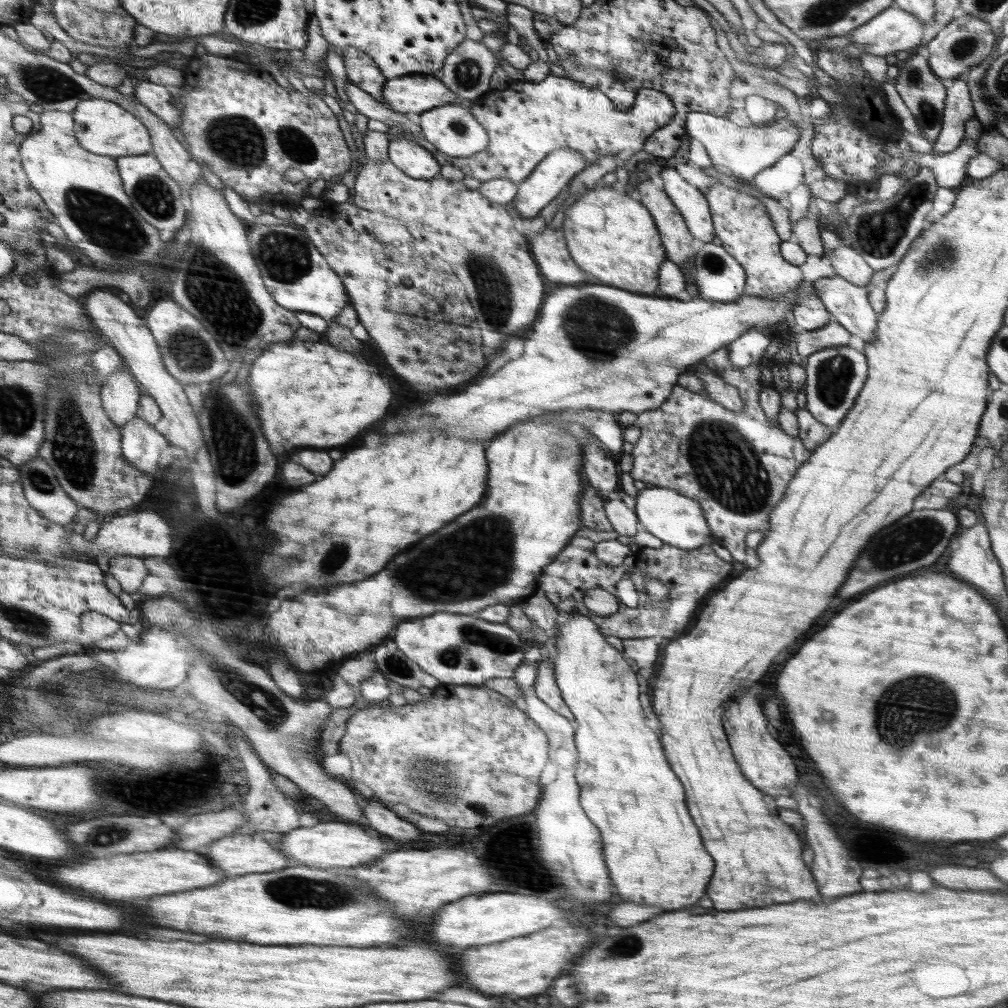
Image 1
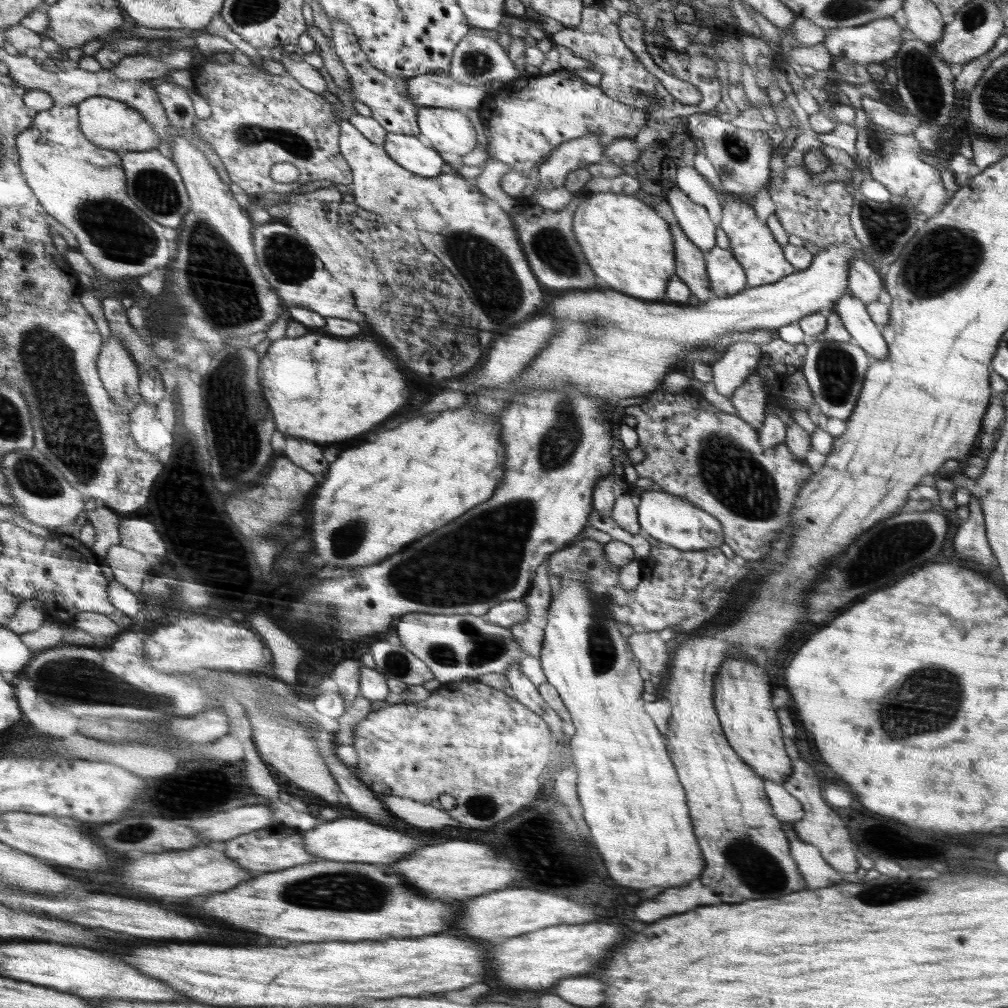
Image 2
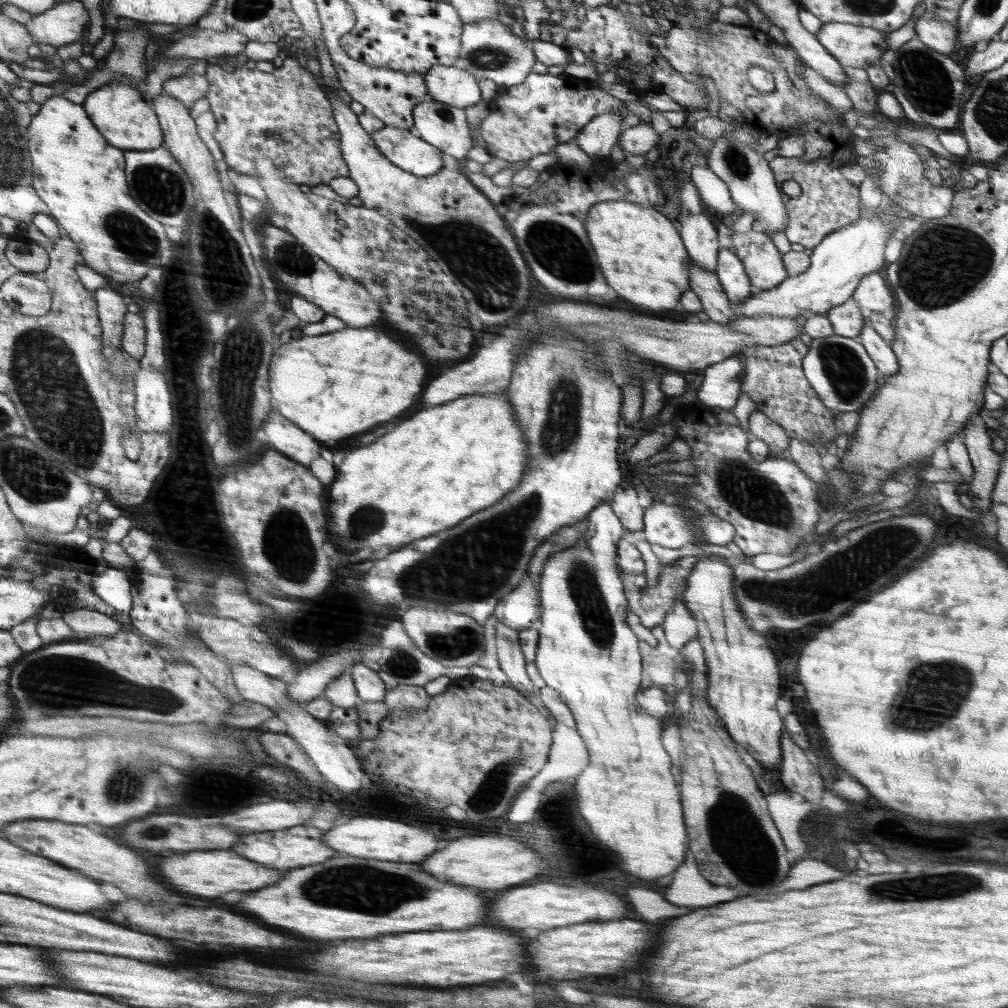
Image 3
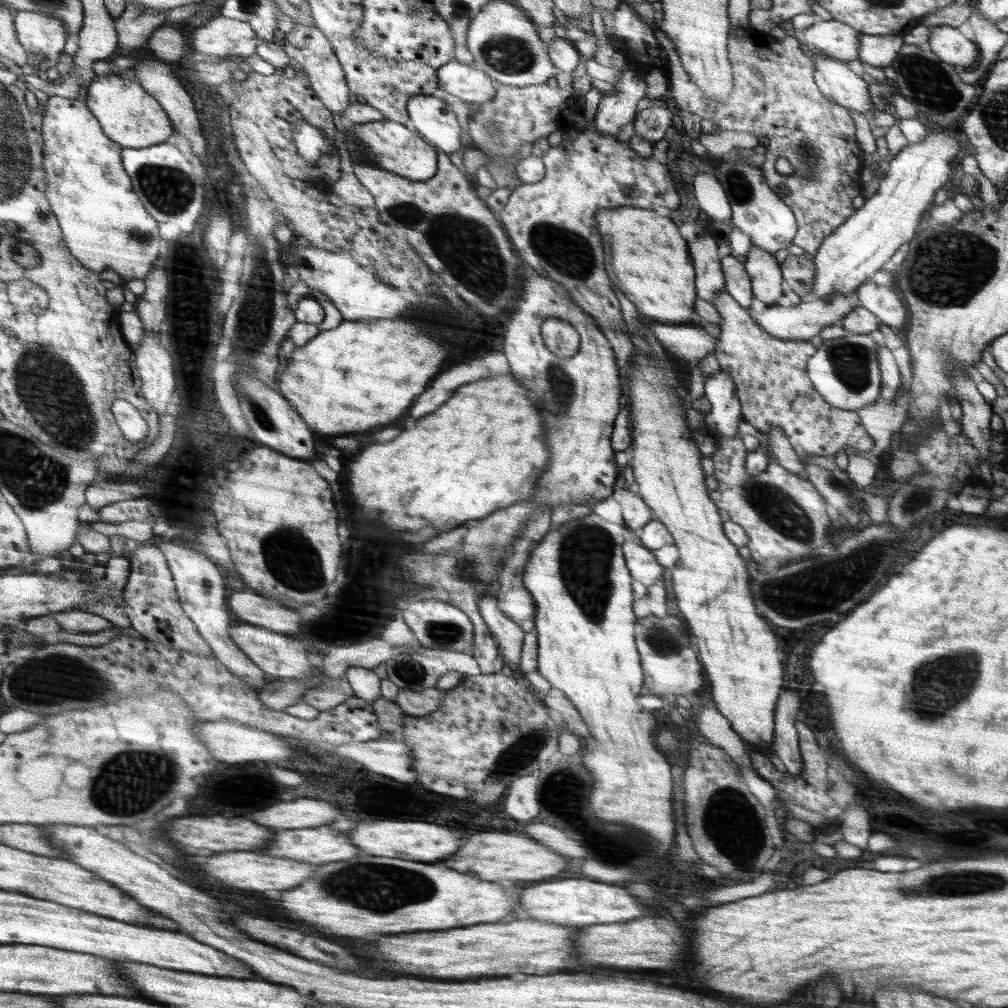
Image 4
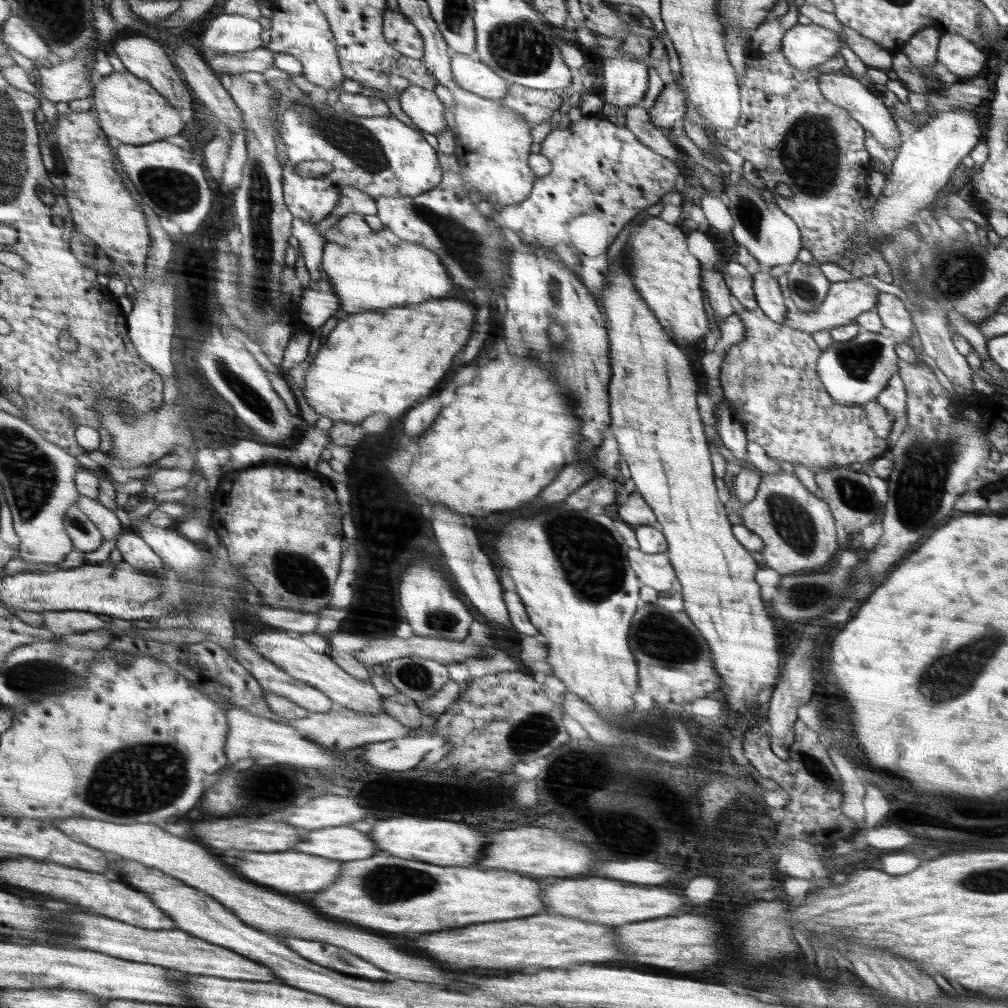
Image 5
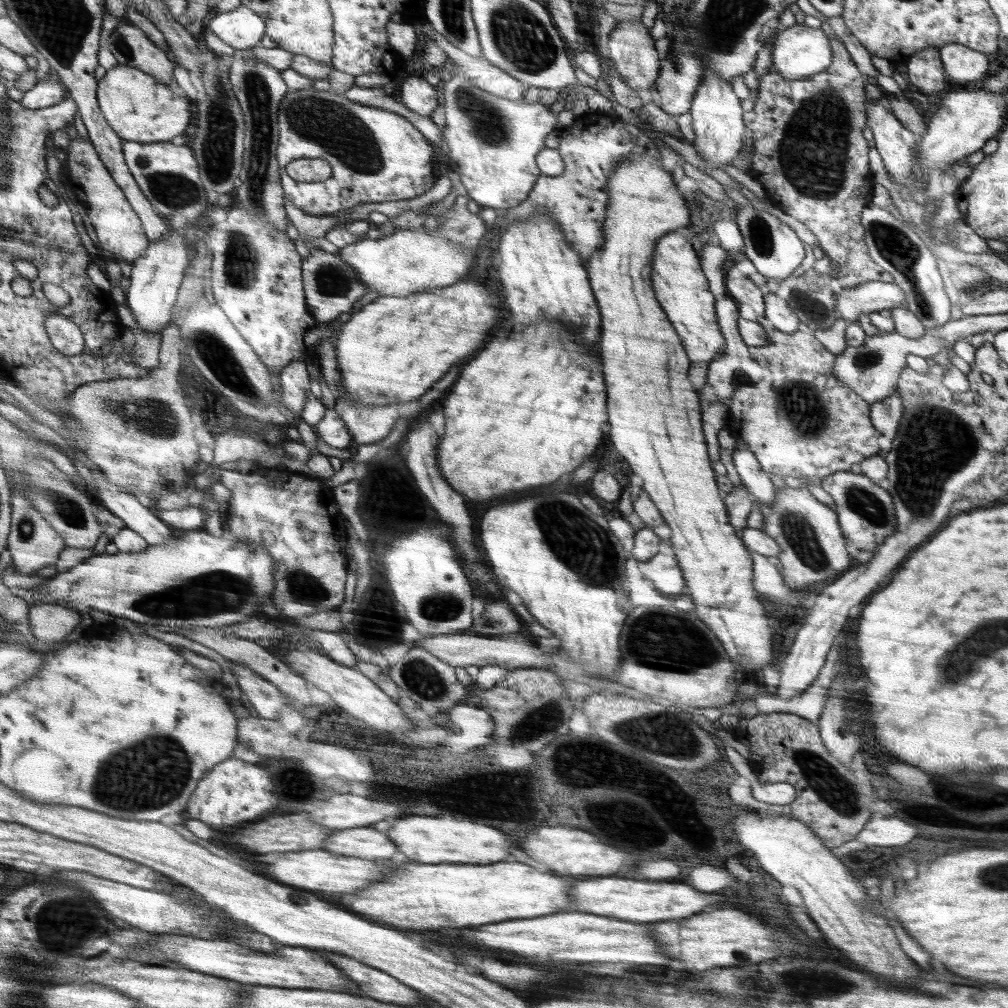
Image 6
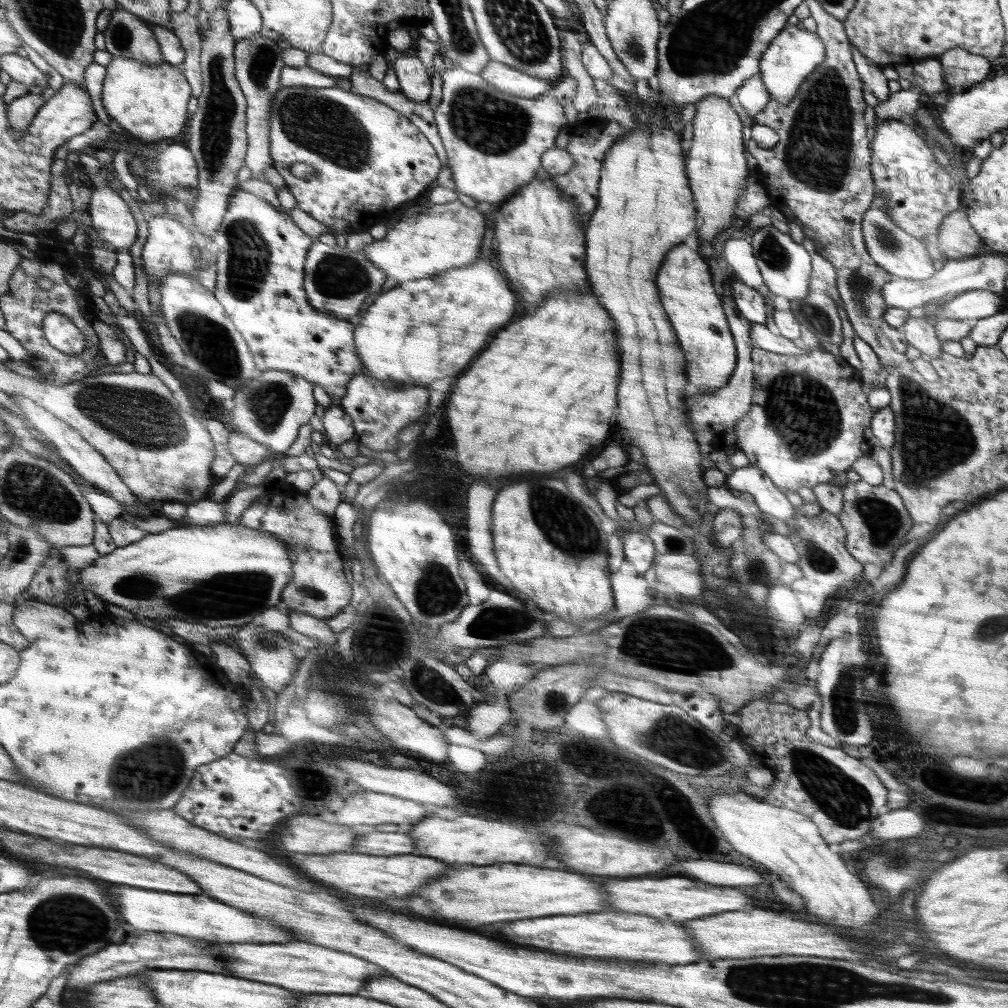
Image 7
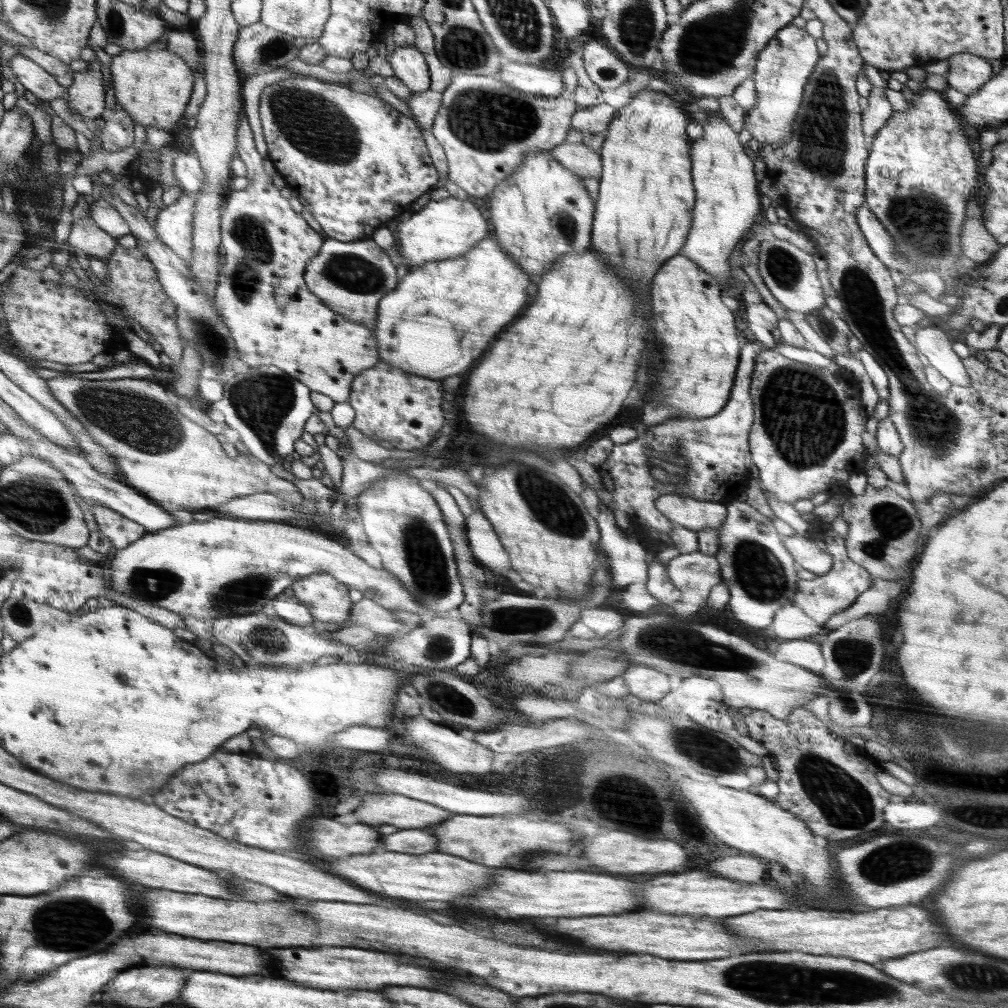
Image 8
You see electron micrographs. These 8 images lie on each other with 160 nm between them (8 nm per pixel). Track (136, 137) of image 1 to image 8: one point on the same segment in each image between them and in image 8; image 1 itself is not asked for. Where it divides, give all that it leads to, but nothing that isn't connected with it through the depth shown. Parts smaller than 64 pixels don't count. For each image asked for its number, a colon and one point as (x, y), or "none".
2: (109, 123)
3: (119, 111)
4: (129, 115)
5: (130, 109)
6: (138, 108)
7: (148, 101)
8: (154, 85)

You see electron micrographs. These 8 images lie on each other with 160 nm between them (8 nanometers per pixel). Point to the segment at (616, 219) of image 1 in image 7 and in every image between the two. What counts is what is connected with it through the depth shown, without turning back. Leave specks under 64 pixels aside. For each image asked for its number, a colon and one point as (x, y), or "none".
2: (631, 247)
3: (644, 255)
4: (649, 260)
5: (670, 277)
6: (682, 290)
7: (696, 312)

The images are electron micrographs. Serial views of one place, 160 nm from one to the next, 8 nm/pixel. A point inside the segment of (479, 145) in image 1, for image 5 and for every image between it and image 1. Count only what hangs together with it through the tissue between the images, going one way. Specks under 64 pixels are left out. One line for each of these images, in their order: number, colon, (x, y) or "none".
2: (446, 129)
3: (445, 126)
4: (431, 117)
5: (425, 110)

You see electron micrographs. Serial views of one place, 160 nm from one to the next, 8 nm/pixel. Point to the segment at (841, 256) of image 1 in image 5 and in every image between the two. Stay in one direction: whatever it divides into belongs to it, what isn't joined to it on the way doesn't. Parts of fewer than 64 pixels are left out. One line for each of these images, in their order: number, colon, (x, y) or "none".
2: (863, 281)
3: (872, 293)
4: (880, 300)
5: (891, 310)

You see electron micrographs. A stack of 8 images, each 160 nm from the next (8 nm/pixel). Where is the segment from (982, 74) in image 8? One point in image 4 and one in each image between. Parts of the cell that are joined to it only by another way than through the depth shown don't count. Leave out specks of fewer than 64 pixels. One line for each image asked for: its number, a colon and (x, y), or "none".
4: (952, 47)
5: (962, 57)
6: (961, 64)
7: (960, 68)

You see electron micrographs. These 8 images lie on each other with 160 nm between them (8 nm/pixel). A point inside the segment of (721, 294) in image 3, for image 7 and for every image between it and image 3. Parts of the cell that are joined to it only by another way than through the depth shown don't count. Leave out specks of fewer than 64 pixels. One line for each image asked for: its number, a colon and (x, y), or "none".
4: (769, 373)
5: (785, 409)
6: (799, 420)
7: (804, 428)

